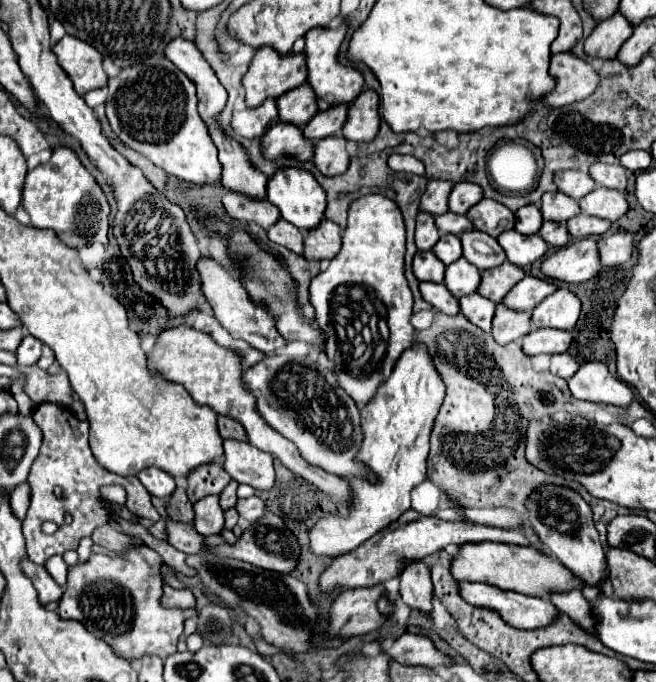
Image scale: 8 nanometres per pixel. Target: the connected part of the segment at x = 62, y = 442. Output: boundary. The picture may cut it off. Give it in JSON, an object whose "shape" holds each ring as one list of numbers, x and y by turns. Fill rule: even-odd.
{"shape":[[39,404,33,412,35,424,43,432,43,444,39,456,31,466,27,481,31,484,31,506,23,520,23,535,26,551,35,564,45,564,51,556,63,554,65,550,76,550,83,536,91,536,97,526,103,526,109,520,109,512,105,508,105,500,99,494,99,488,105,484,121,484,127,490,127,508,143,518,159,520,159,514,151,502,151,494,143,488,137,476,119,476,107,472,89,450,89,424,75,418,75,414,57,404],[61,462,61,464,59,464],[47,464,47,468,45,468],[53,488,63,488,63,498,55,498],[65,512,71,514,70,524,65,522],[51,520,59,526,59,530,51,536,41,532,41,524]]}

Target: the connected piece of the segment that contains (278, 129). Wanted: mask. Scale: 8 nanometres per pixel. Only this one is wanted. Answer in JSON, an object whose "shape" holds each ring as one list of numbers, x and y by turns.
{"shape":[[275,124,263,134,265,158,277,158,281,154,297,156,299,160,311,160,315,154,315,142,303,136,303,130,295,124]]}

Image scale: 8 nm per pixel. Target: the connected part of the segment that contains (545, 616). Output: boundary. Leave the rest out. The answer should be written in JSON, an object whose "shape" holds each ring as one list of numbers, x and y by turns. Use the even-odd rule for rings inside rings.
{"shape":[[463,582,461,596,473,606,485,606,499,612,507,624,521,630,541,628,557,616,557,610,551,604,551,600,501,590,491,584]]}

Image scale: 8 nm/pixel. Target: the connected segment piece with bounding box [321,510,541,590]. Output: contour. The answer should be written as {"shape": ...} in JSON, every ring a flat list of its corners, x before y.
{"shape":[[407,510,403,516,399,516,399,520,395,520,395,524,389,524,387,528,383,528,383,532,377,532,373,538,369,538,367,542,363,542,359,548,337,556,331,564,331,568,327,568,321,576,321,588,323,590,337,590,339,586,343,588,359,588,359,586,375,586,381,584,389,578,395,578,401,570,403,564,409,560,421,560,431,552,439,552,449,544,467,544,467,542,483,542,483,540,491,540,491,542,507,542,507,544,535,544,535,548,541,548,539,538,535,536,535,532,531,528,527,530,503,530,503,528,495,528,495,526,485,526,485,524,475,524,475,522,445,522,437,516,423,516,415,510]]}

